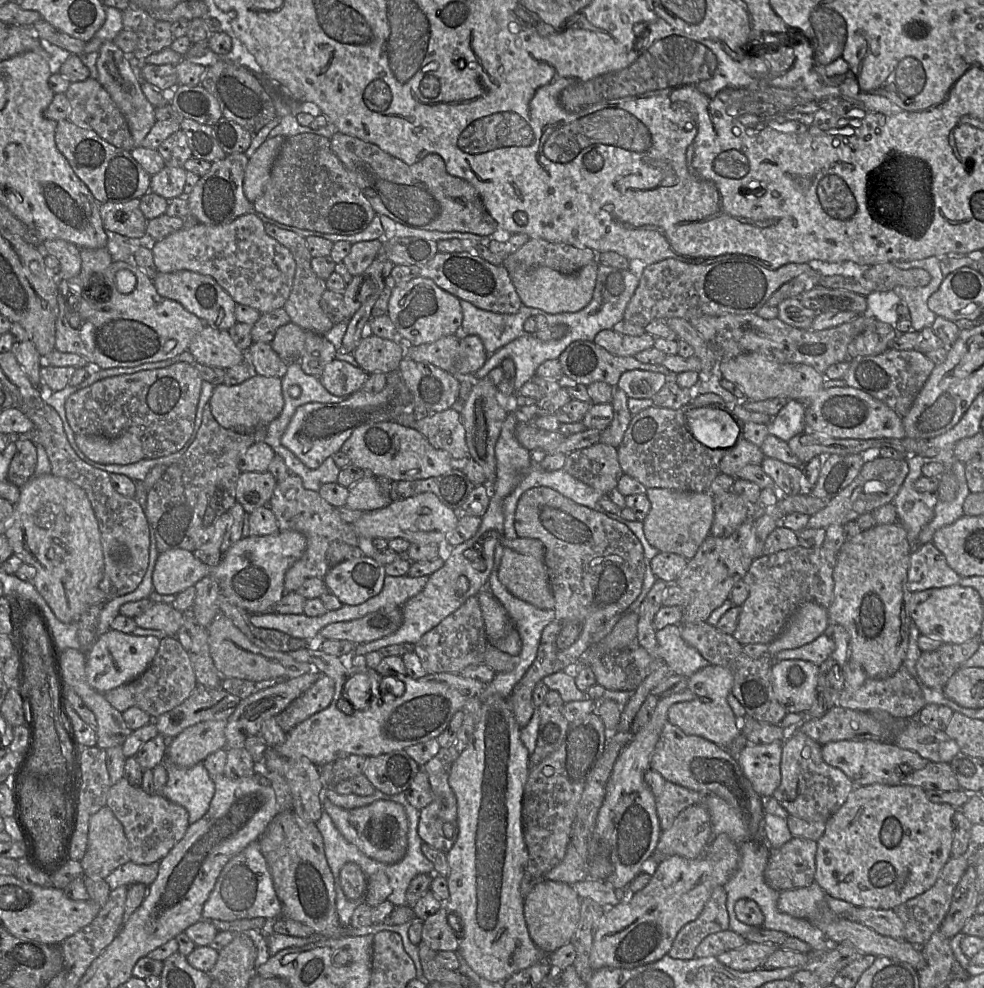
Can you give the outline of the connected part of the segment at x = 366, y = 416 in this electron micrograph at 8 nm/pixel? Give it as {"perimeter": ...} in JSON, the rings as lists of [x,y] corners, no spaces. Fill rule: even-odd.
{"perimeter":[[[387,384],[378,393],[361,389],[338,403],[312,402],[298,407],[281,438],[281,443],[306,467],[317,469],[328,457],[341,450],[343,443],[359,426],[394,421],[404,412],[408,411],[394,403]]]}

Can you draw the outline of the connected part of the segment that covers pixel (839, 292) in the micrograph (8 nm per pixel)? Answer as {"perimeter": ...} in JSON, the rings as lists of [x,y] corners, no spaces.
{"perimeter":[[[815,286],[799,297],[801,304],[817,314],[823,312],[852,311],[863,315],[867,310],[866,297],[847,289]]]}

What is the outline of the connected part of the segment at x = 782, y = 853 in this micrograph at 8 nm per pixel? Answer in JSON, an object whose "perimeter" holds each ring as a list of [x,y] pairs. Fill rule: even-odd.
{"perimeter":[[[792,837],[780,848],[769,849],[766,883],[778,892],[809,886],[815,881],[816,852],[815,841],[799,837]]]}

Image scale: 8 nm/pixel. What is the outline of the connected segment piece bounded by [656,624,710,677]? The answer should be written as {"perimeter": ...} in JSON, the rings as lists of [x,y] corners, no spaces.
{"perimeter":[[[680,624],[667,625],[656,632],[658,655],[673,674],[690,677],[710,663],[681,636]]]}

